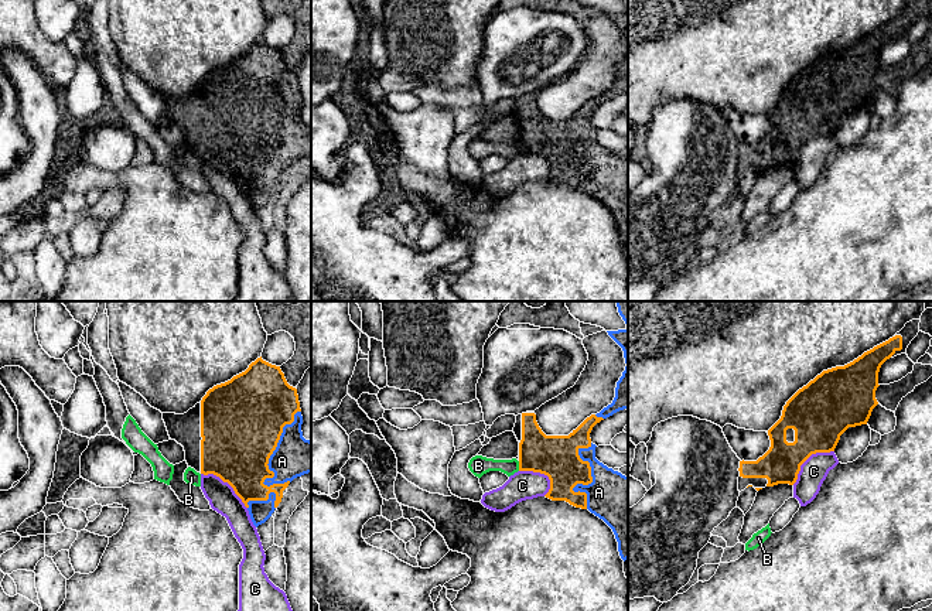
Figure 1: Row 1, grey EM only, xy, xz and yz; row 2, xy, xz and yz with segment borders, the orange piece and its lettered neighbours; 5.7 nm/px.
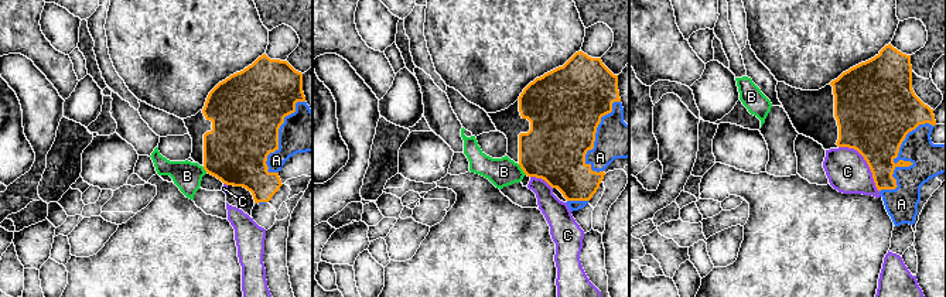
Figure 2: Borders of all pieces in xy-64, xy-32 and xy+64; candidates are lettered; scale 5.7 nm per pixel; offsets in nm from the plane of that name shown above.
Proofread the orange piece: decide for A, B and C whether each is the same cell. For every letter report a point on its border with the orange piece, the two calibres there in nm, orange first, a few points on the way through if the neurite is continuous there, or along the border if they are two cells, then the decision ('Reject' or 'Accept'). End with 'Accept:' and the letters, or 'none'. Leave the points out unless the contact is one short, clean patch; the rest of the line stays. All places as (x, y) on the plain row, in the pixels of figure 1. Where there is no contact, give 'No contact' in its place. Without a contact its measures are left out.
A: Touches orange at xy (275, 132). Thickness 460 nm (orange) against 240 nm. Accept
B: Touches orange at xz (519, 149). Thickness 240 nm (orange) against 110 nm. Boundary: xz (518, 144), (519, 153). Reject
C: Touches orange at yz (808, 140). Thickness 340 nm (orange) against 160 nm. Boundary: yz (833, 133), (813, 136), (801, 149), (798, 161), (792, 167). Reject
Accept: A

